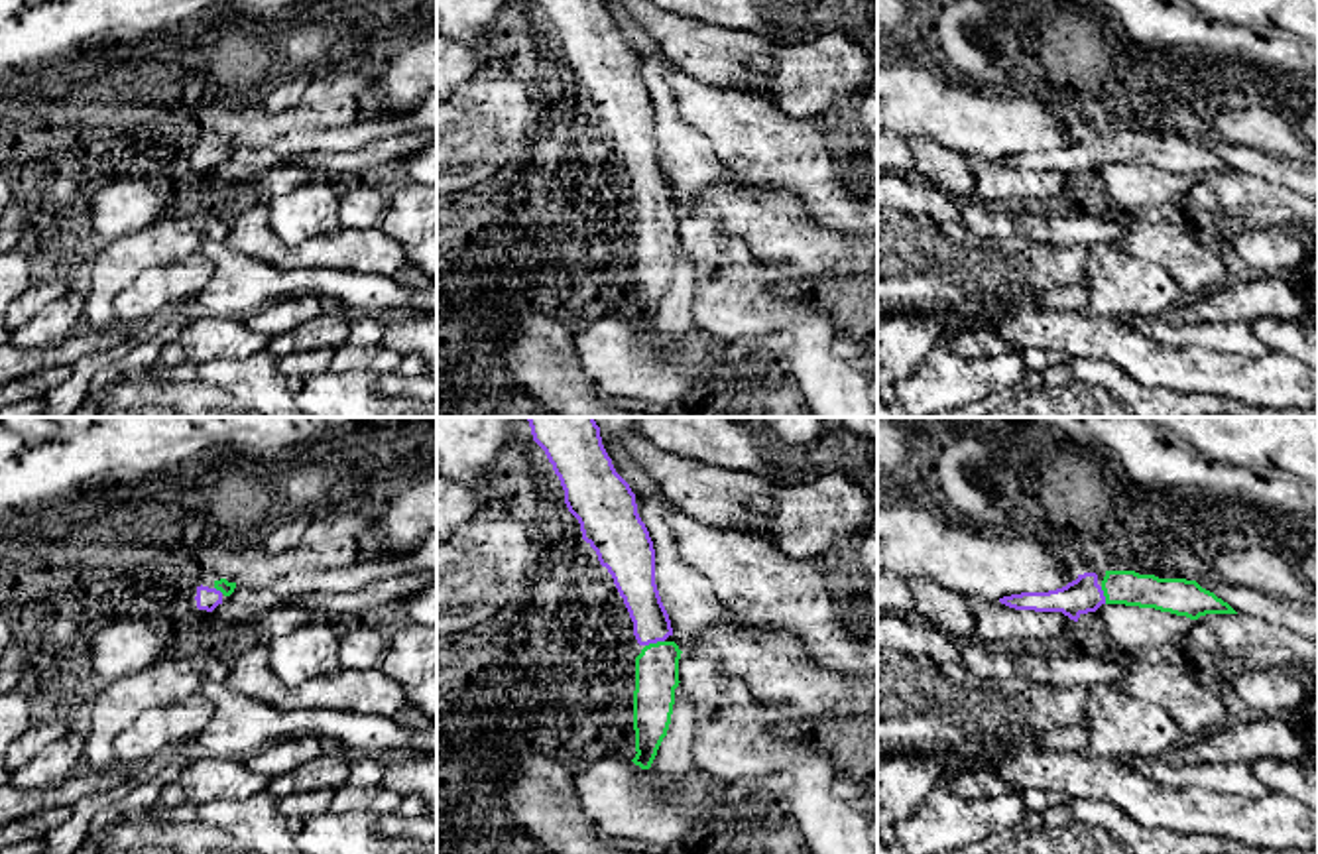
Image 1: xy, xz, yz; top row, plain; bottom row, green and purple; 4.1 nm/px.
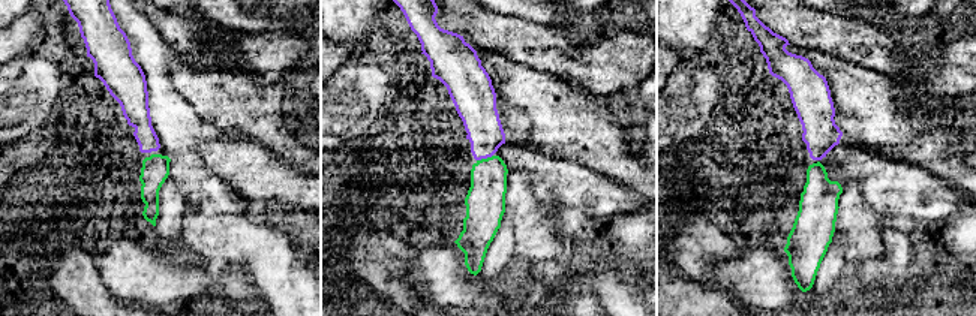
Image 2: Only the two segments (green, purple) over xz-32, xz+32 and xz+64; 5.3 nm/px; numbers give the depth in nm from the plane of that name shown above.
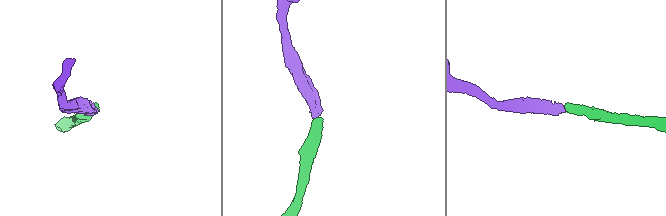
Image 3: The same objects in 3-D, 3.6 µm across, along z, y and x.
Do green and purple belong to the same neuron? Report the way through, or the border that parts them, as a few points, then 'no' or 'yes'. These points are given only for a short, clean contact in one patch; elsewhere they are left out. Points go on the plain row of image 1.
across xz (658, 225), (654, 203), (652, 183) | yes

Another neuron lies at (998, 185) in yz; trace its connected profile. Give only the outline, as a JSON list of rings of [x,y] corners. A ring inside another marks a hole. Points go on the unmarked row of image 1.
[[[970,157],[974,199],[997,211],[1048,209],[1074,191],[1074,179],[1062,171],[1015,169],[999,159]]]

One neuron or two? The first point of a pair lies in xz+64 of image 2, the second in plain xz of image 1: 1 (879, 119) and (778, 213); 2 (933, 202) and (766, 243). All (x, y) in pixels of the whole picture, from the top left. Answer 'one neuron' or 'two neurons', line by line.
1: two neurons
2: one neuron

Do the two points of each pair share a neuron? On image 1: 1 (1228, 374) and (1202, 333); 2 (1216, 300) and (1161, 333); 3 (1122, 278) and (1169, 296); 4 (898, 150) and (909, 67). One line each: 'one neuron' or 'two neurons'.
1: two neurons
2: two neurons
3: one neuron
4: two neurons

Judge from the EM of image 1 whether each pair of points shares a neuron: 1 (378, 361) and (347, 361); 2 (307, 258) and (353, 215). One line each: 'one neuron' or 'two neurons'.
1: one neuron
2: two neurons

